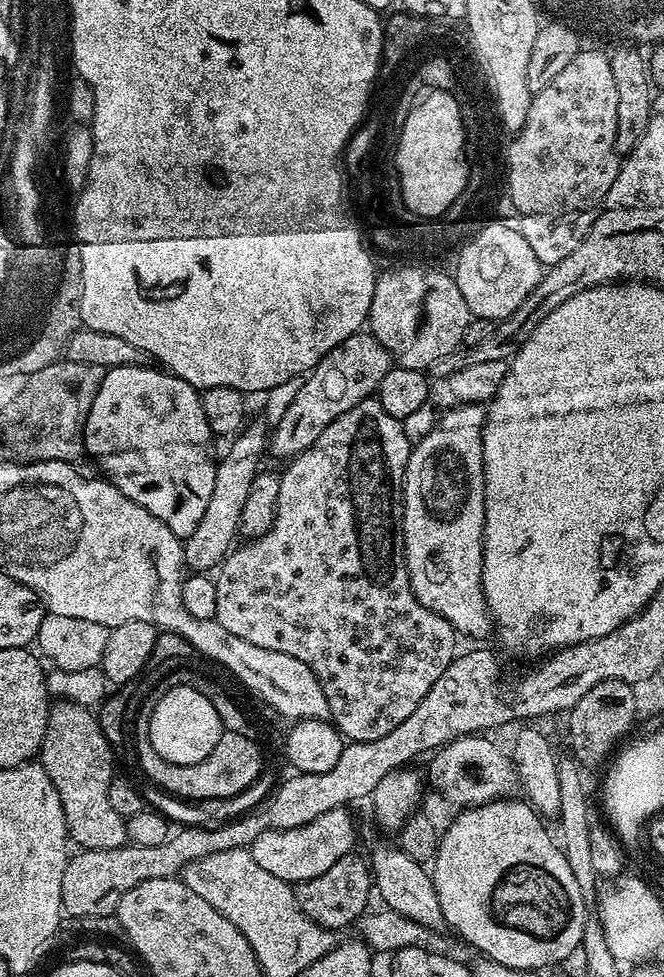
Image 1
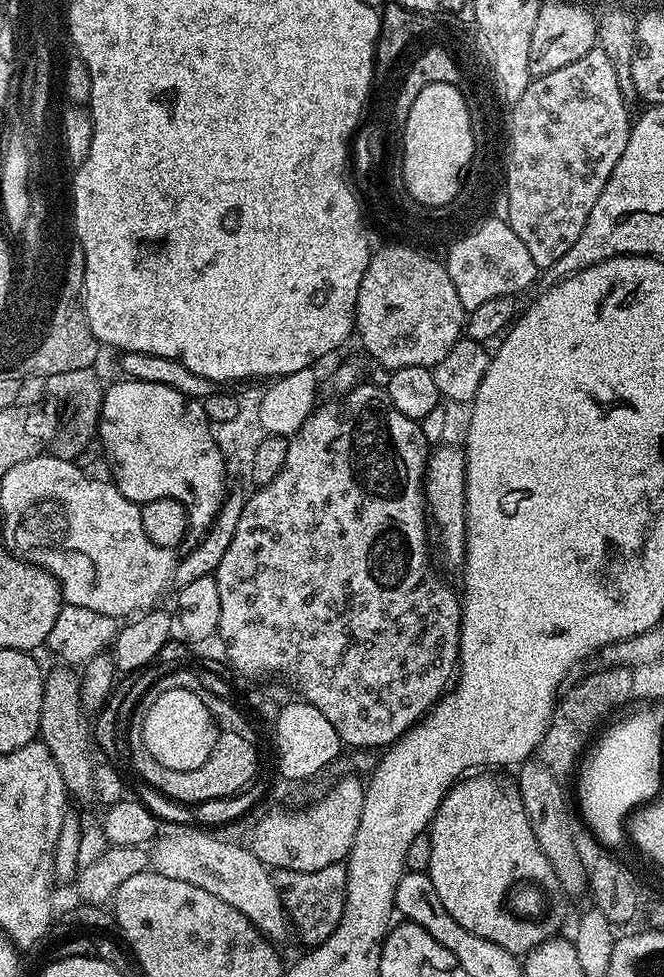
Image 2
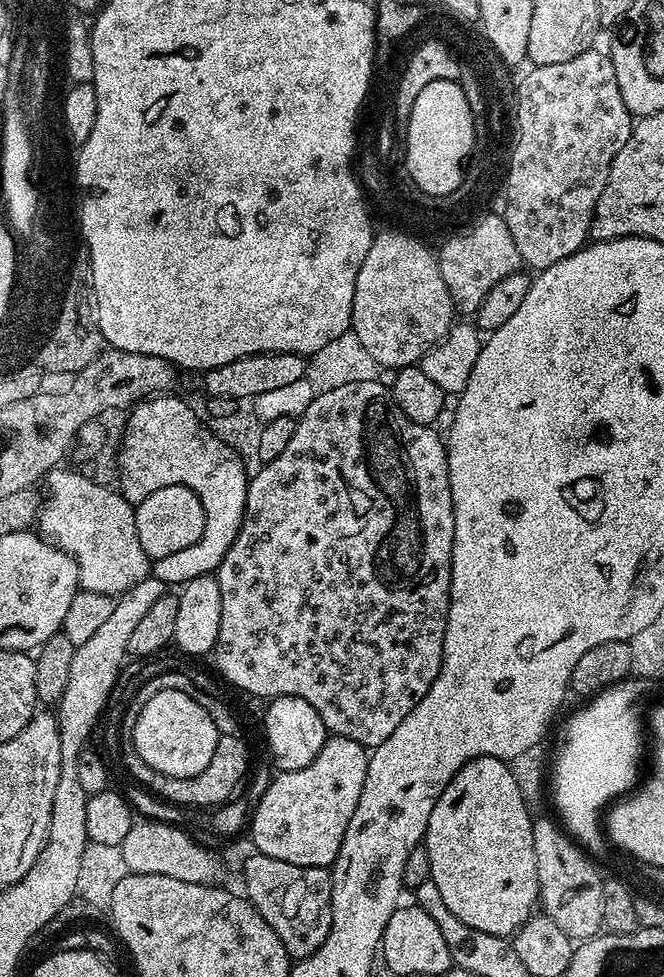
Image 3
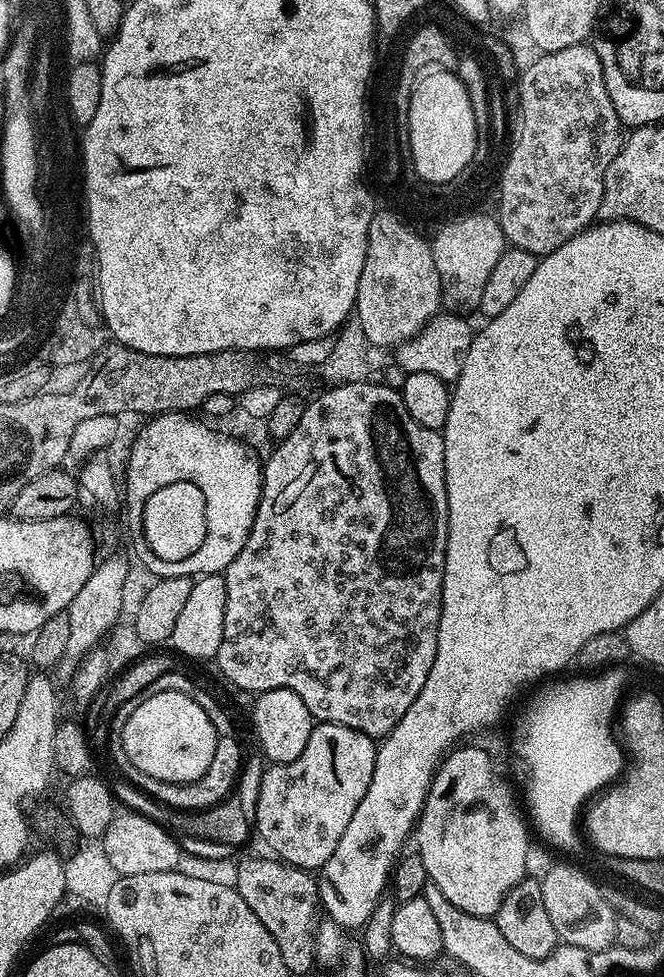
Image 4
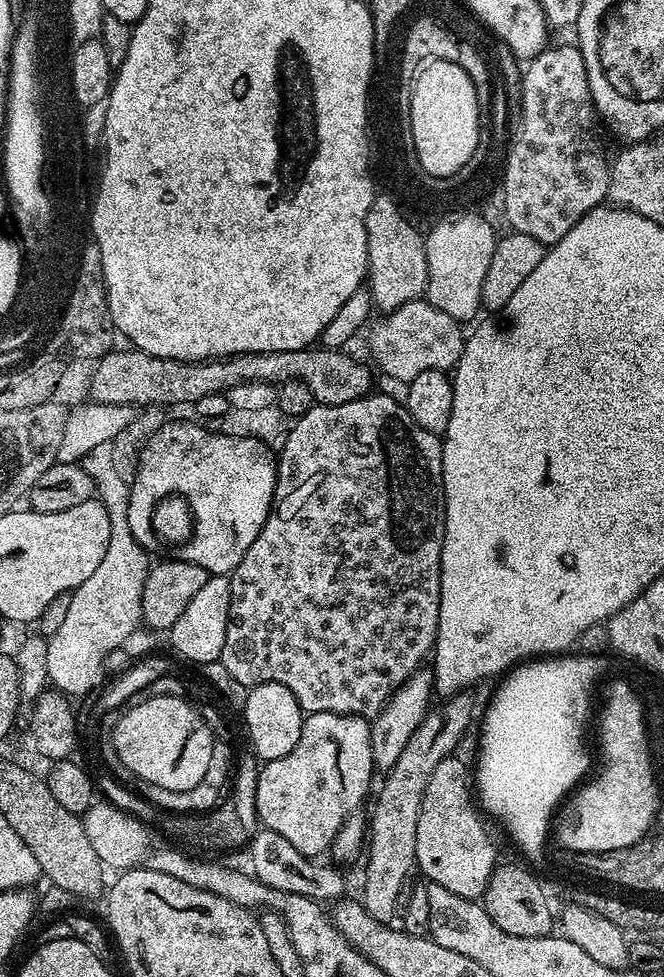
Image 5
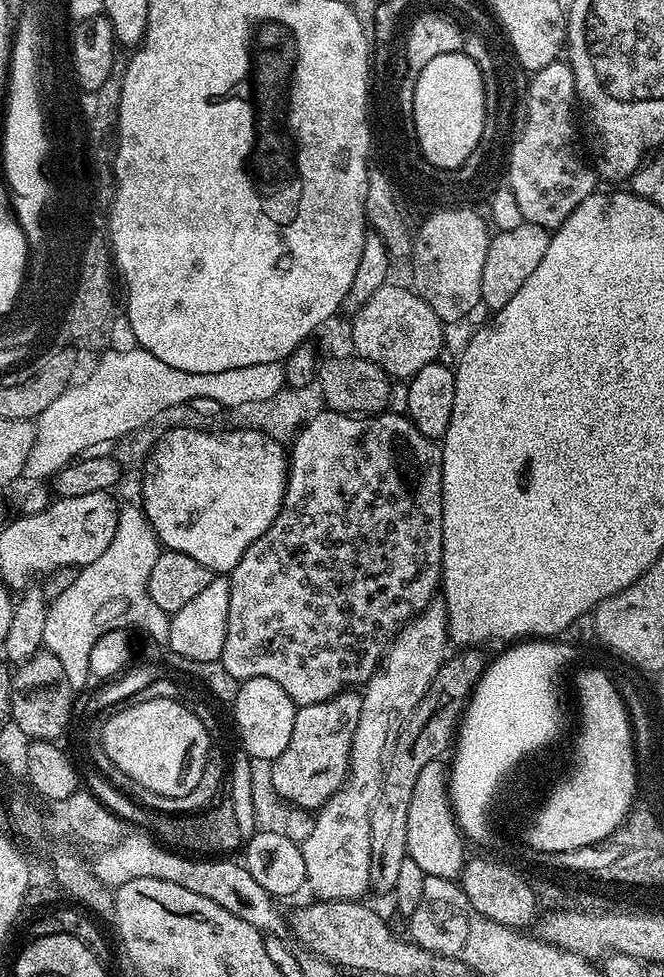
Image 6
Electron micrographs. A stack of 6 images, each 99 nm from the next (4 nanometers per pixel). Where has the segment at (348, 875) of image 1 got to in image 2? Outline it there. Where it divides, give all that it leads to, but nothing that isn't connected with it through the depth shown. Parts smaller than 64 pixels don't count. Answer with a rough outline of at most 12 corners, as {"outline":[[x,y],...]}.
{"outline":[[348,865],[275,873],[304,946],[340,925]]}

